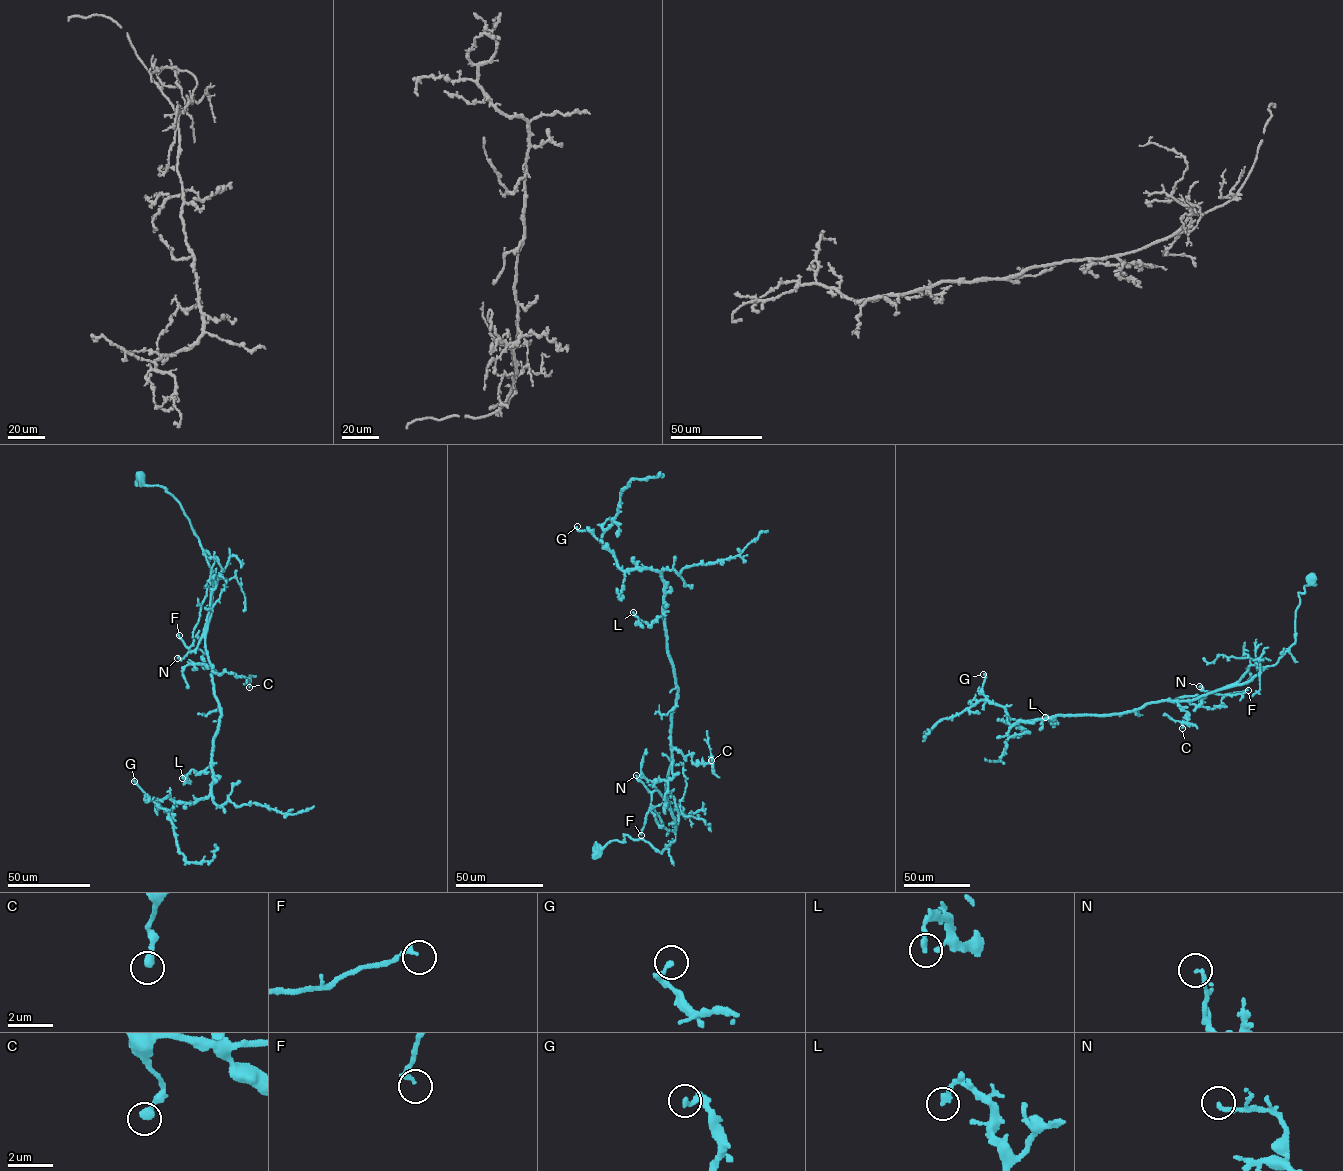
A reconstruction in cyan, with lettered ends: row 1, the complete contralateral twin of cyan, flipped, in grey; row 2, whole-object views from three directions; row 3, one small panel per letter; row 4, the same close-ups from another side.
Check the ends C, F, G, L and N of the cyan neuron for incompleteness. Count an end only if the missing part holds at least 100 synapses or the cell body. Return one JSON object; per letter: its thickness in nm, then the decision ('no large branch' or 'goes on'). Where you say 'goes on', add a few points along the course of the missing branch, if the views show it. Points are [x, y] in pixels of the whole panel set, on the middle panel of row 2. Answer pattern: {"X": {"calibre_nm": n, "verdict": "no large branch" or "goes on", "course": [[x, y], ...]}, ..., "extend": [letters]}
{"C": {"calibre_nm": 360, "verdict": "no large branch"}, "F": {"calibre_nm": 220, "verdict": "no large branch"}, "G": {"calibre_nm": 240, "verdict": "no large branch"}, "L": {"calibre_nm": 240, "verdict": "no large branch"}, "N": {"calibre_nm": 180, "verdict": "no large branch"}, "extend": []}

